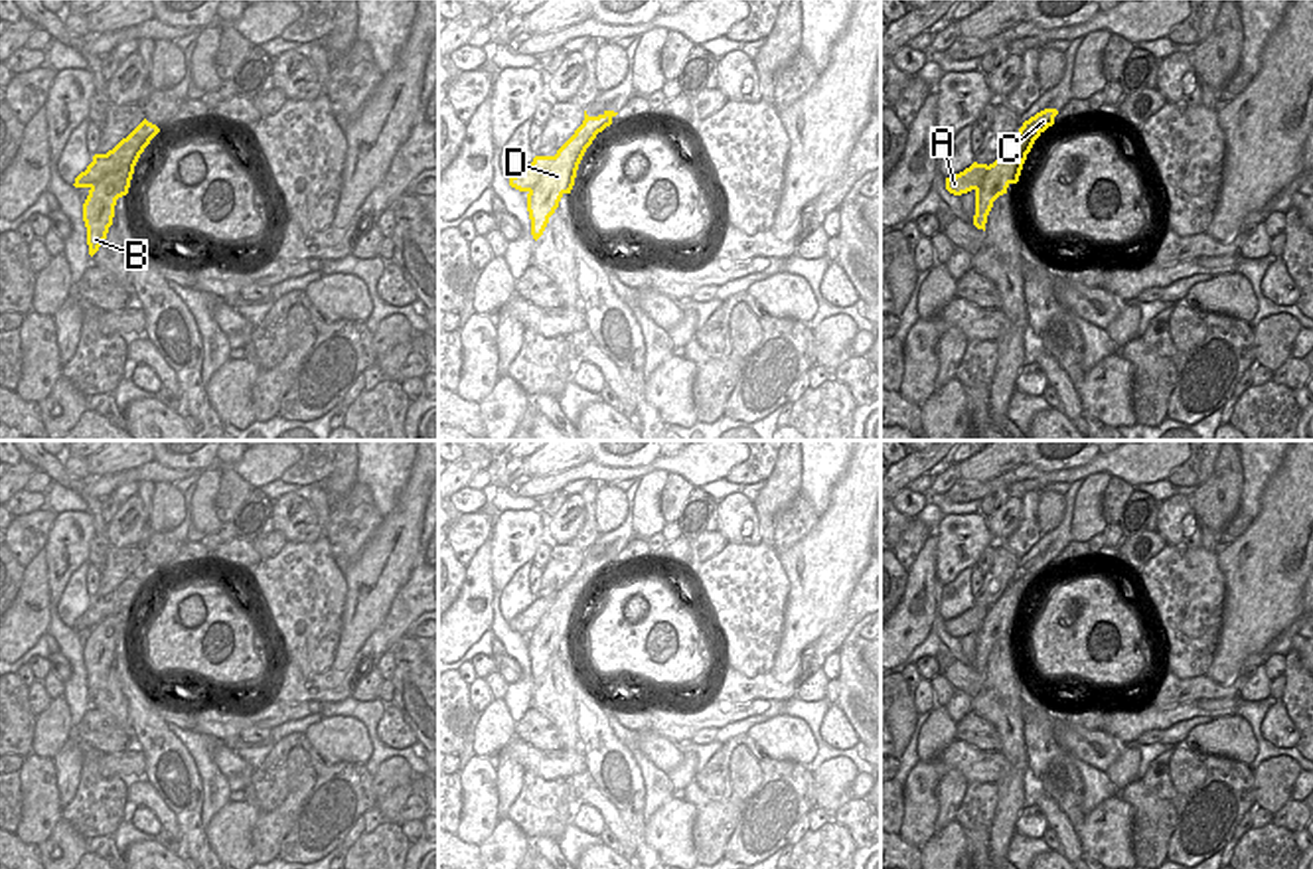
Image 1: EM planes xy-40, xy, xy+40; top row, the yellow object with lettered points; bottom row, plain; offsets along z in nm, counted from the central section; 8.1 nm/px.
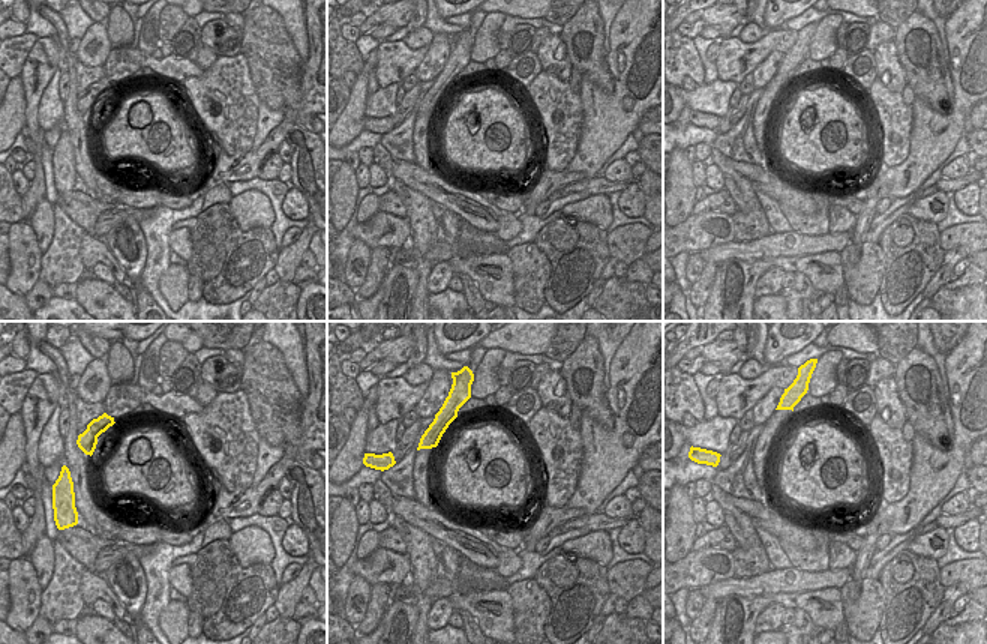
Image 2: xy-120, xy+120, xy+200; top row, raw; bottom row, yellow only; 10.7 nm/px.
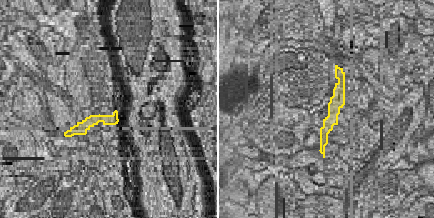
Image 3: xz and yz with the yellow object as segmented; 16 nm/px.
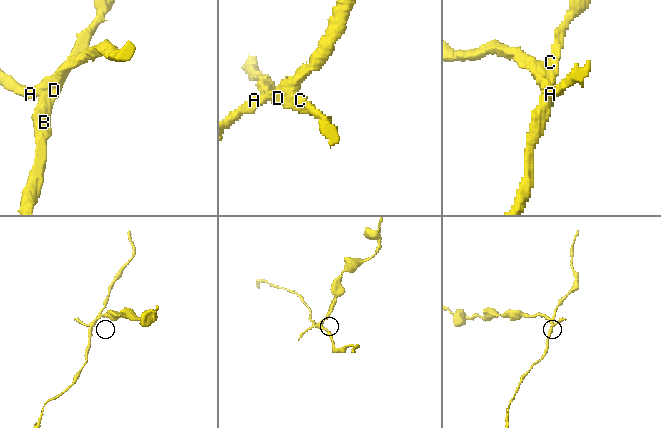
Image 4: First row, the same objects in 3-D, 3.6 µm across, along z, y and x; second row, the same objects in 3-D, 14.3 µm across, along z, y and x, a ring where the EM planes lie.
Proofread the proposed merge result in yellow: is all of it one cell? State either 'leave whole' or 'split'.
split

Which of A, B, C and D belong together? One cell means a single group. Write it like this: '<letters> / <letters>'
A / B C D

